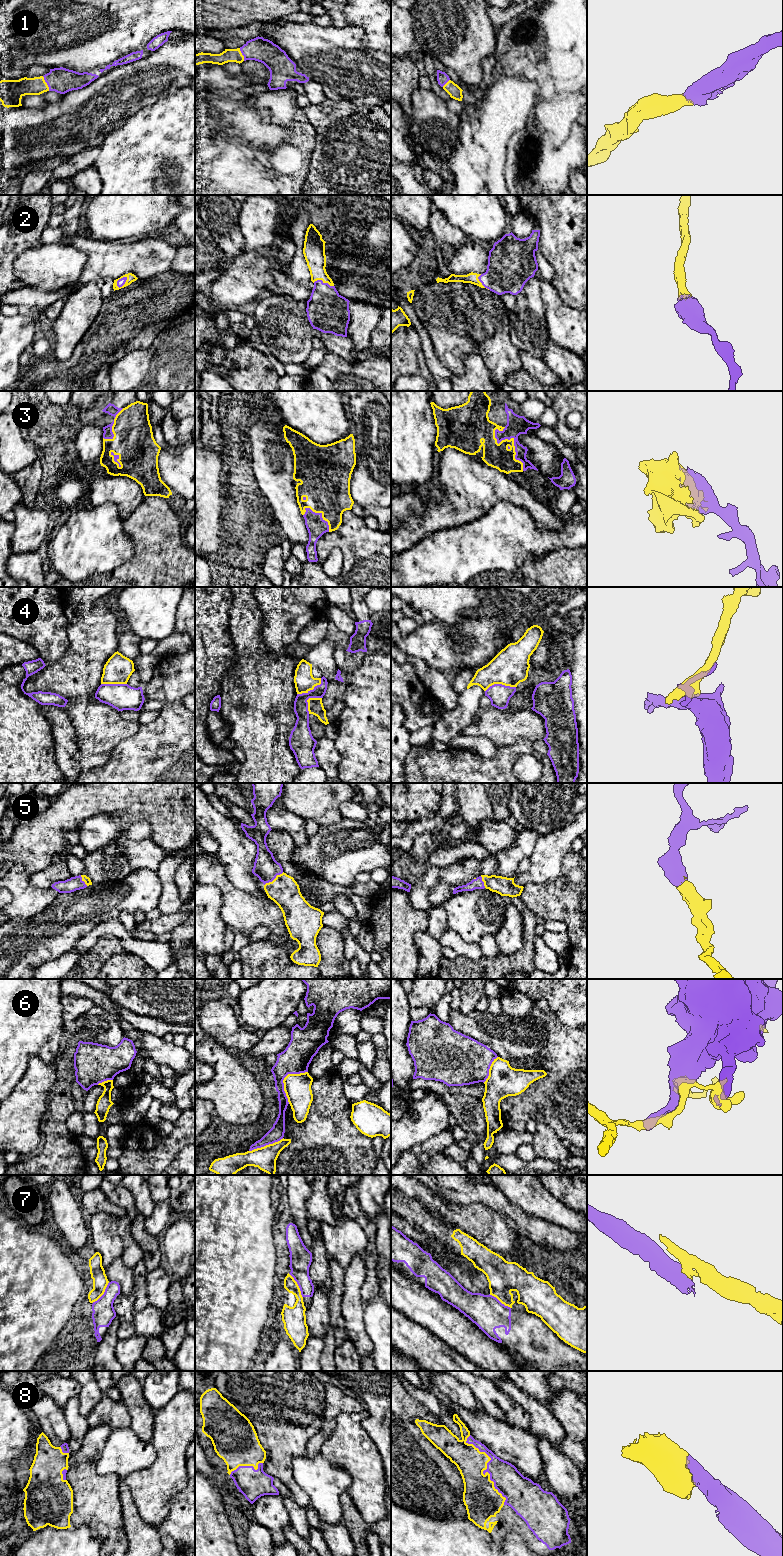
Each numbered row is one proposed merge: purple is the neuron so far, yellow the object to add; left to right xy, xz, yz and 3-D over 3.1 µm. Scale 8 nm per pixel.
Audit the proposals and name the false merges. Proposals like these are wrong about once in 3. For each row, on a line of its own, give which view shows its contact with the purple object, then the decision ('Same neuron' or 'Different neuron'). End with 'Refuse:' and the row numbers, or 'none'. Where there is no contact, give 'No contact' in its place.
1: Touches purple in xy. Same neuron
2: Touches purple in xy. Same neuron
3: Touches purple in yz. Same neuron
4: Touches purple in xz. Different neuron
5: Touches purple in xz. Same neuron
6: Touches purple in xz. Different neuron
7: Touches purple in xz. Different neuron
8: Touches purple in yz. Same neuron
Refuse: 4, 6, 7

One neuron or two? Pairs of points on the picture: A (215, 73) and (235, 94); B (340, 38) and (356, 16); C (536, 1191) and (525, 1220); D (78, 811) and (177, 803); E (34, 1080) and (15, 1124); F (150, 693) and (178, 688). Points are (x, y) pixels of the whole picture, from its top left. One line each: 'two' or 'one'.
A: two
B: two
C: two
D: one
E: one
F: one

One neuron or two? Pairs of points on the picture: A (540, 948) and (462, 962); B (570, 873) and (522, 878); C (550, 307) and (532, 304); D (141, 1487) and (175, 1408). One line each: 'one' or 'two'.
A: two
B: two
C: two
D: one

